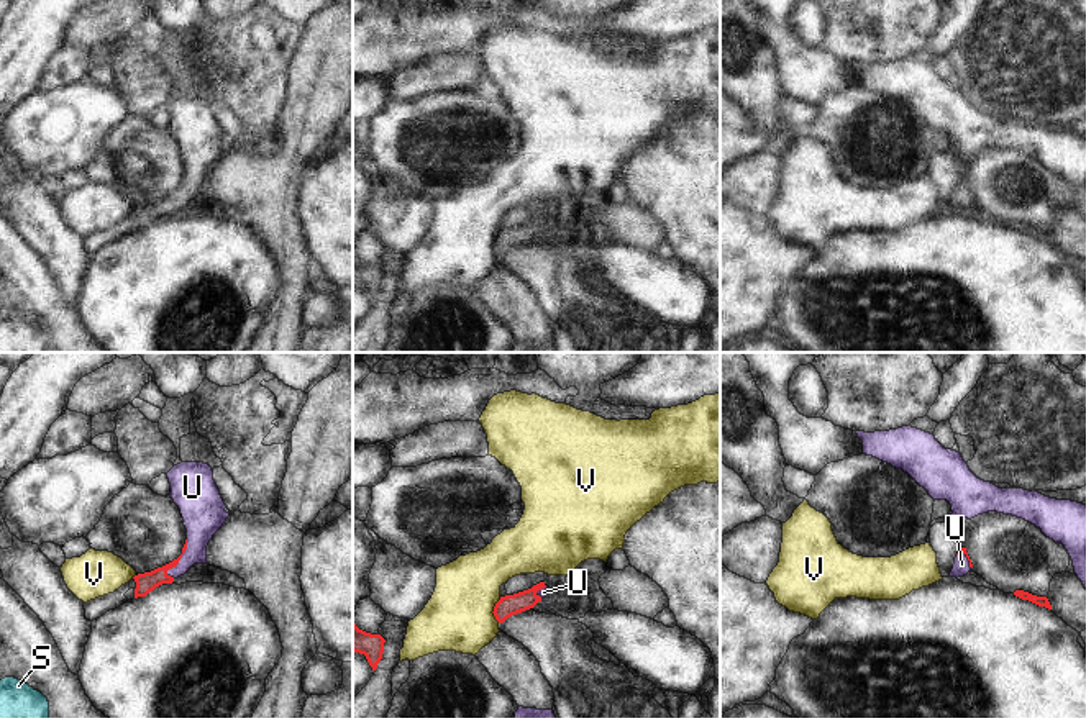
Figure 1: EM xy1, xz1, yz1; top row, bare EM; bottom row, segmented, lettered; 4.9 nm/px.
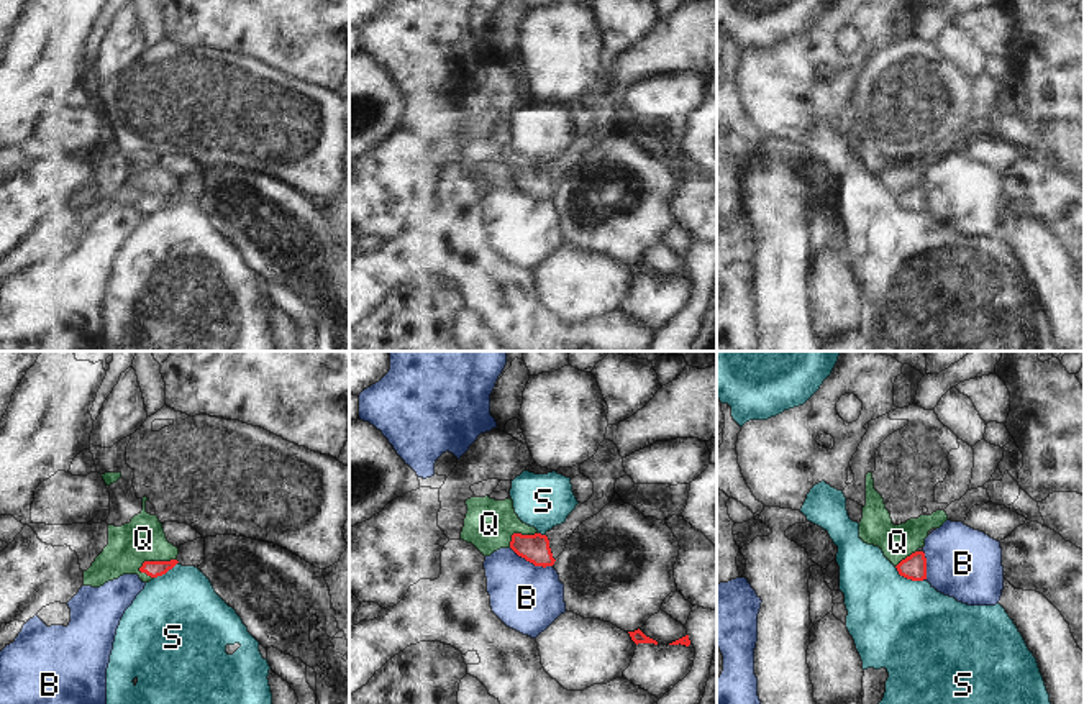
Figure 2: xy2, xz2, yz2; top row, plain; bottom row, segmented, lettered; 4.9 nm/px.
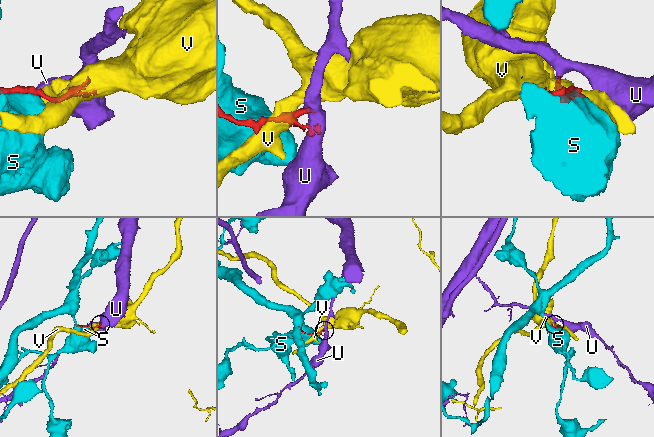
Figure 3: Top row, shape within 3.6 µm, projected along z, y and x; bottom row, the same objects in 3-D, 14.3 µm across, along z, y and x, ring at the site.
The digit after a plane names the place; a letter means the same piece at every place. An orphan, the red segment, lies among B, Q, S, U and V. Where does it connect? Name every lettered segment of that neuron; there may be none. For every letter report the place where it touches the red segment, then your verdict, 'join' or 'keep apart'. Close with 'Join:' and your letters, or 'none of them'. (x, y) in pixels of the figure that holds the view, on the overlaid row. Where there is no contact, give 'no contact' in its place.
B: meets red in xz2 at (532, 562); keep apart
Q: meets red in xy2 at (156, 562); keep apart
S: meets red in yz2 at (907, 578); keep apart
U: meets red in xy1 at (179, 559); join
V: meets red in xz1 at (494, 610); keep apart
Join: U

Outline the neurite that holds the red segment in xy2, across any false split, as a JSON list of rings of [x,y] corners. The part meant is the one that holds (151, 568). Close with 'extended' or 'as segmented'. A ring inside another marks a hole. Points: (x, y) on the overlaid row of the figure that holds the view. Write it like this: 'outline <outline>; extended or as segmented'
outline [[[171,560],[171,561],[144,561],[143,566],[139,568],[139,571],[146,573],[151,578],[157,578],[157,576],[166,574],[177,563],[179,563],[177,560]]]; as segmented

